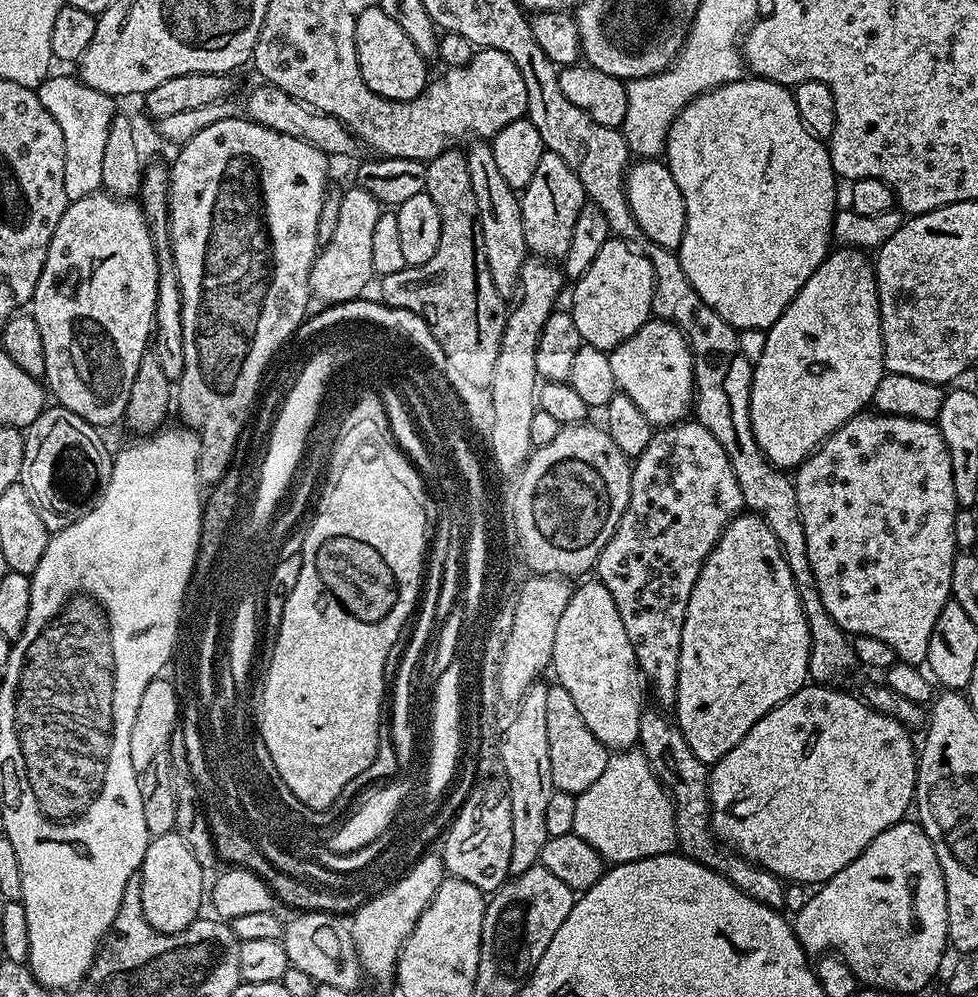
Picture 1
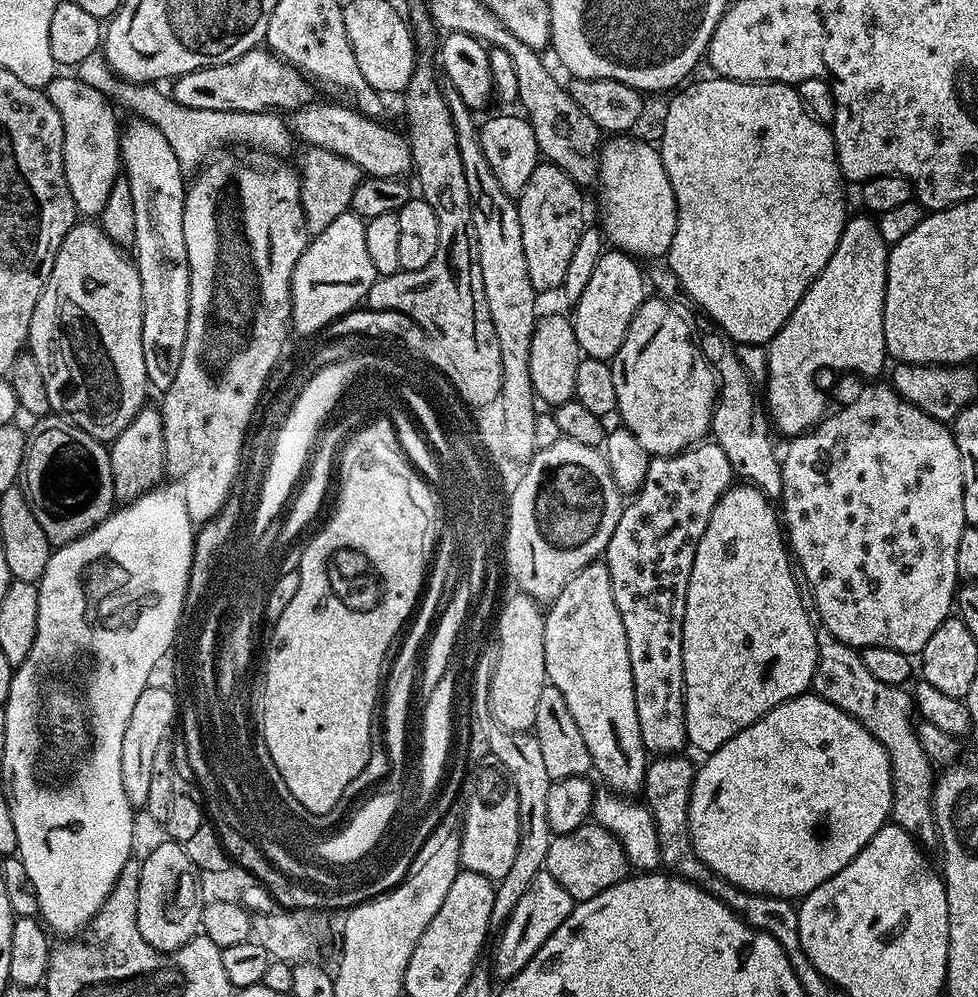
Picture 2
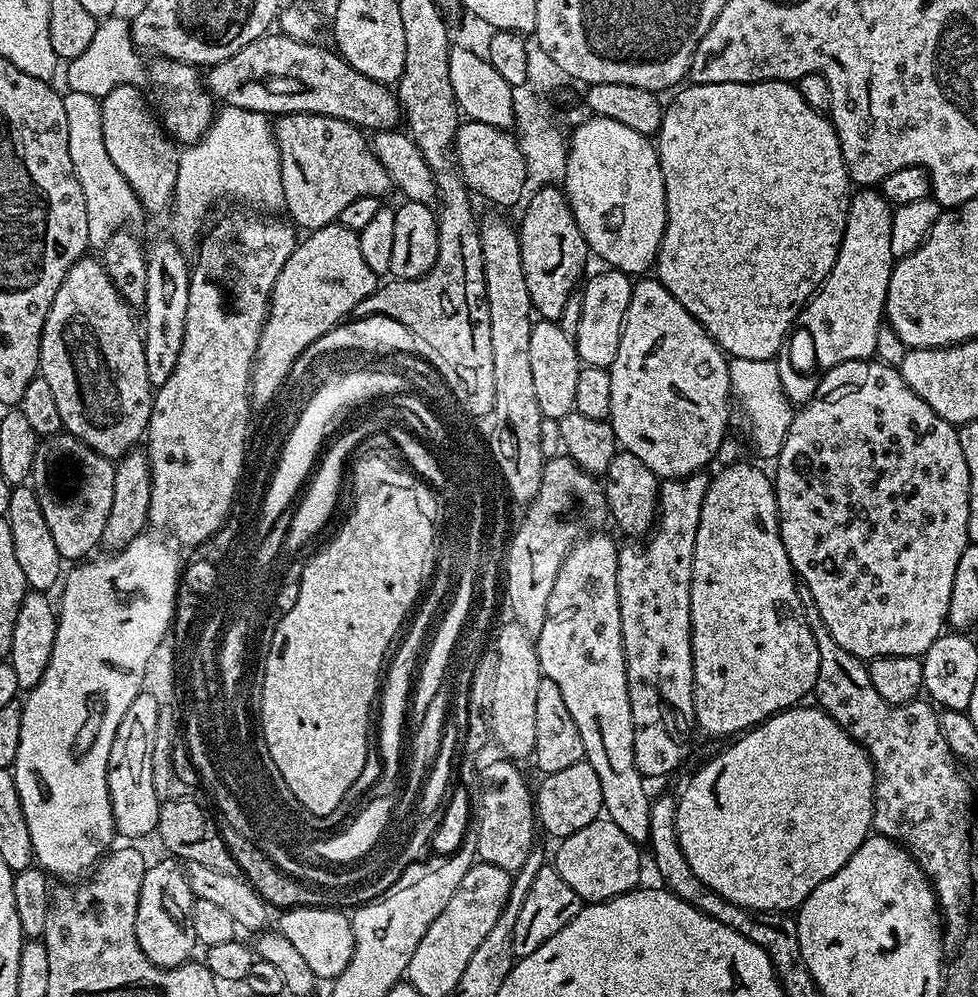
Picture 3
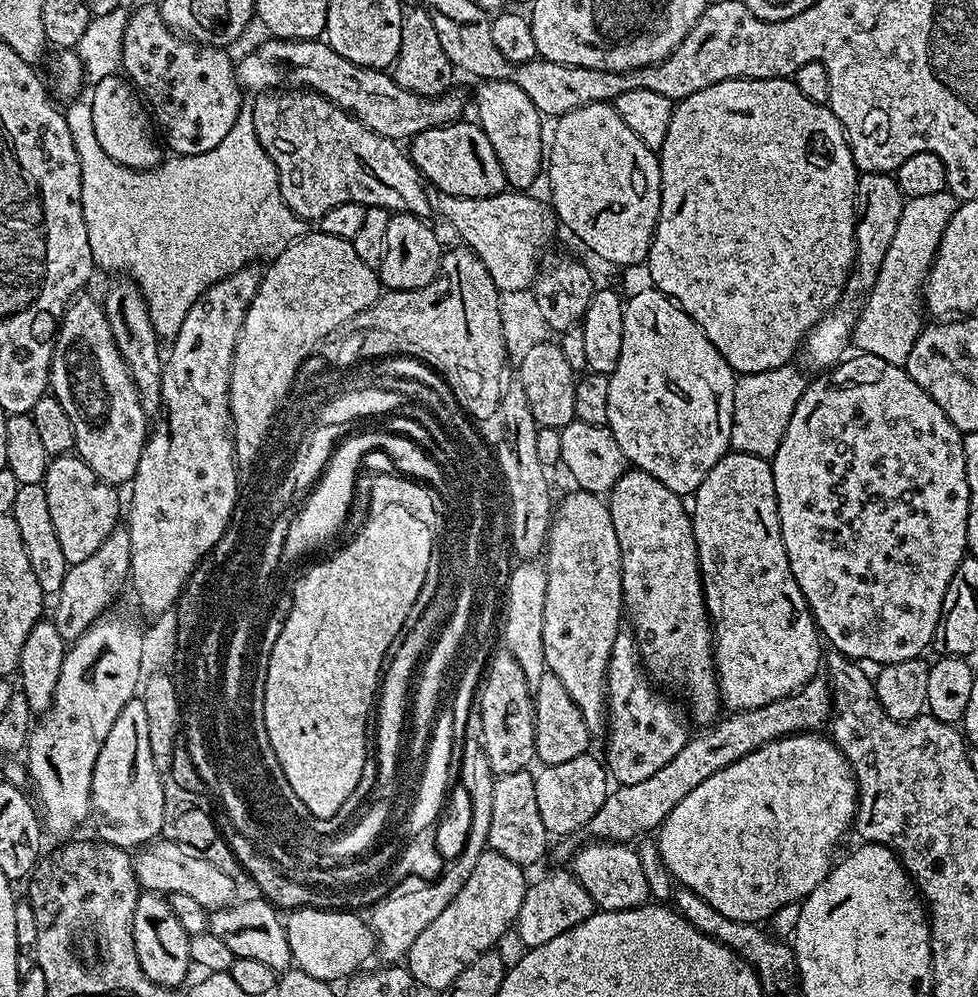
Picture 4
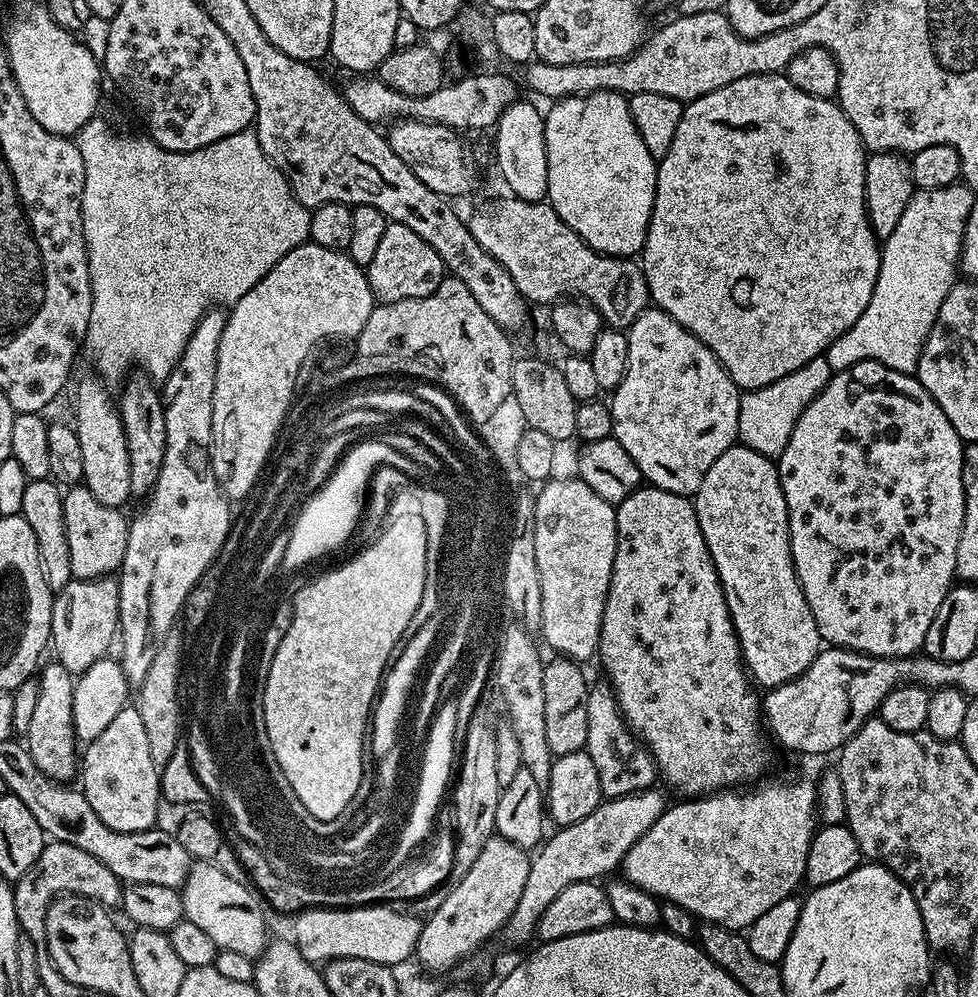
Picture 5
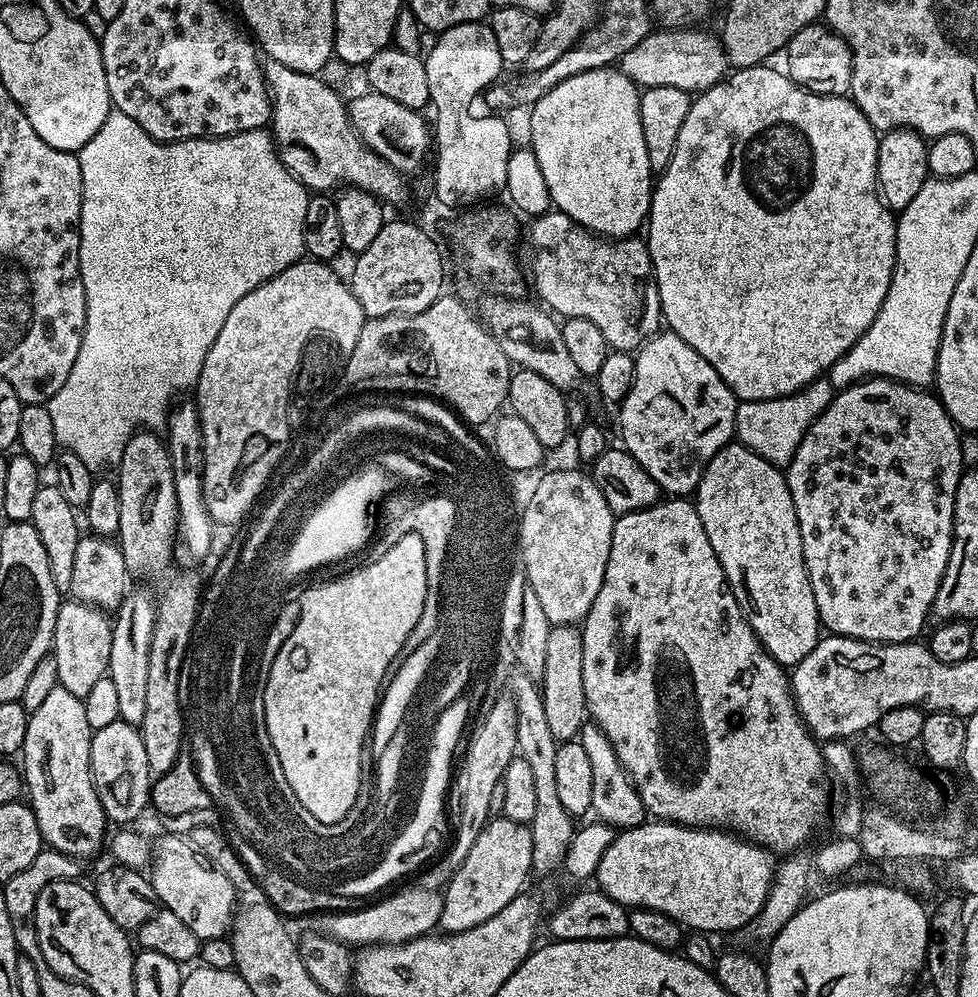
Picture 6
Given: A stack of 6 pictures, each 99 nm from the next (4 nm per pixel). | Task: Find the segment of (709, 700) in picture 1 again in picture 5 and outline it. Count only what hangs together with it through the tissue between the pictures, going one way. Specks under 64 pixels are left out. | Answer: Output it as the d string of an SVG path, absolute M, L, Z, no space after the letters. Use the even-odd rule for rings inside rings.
M731 446L706 472L694 495L694 503L698 526L702 526L702 538L706 538L710 558L724 587L724 597L740 643L743 667L757 685L761 684L761 689L776 688L805 672L822 650L814 614L810 614L810 606L794 570L786 498L782 494L777 465L760 452Z

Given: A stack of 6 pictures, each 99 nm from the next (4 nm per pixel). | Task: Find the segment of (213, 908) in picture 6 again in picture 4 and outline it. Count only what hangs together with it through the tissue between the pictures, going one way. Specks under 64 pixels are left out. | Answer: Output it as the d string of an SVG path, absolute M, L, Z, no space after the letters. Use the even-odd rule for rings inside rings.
M263 897L241 899L226 908L215 909L208 917L208 927L222 942L226 942L233 957L256 958L278 974L287 971L293 963L286 936L286 929L277 909Z

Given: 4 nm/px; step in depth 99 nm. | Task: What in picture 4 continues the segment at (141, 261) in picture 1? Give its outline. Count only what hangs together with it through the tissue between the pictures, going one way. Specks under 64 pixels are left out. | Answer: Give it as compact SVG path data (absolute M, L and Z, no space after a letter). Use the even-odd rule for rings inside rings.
M81 294L64 311L64 317L56 330L56 340L52 344L50 392L58 398L58 402L62 402L70 423L74 425L75 455L82 457L86 466L90 466L90 470L94 470L94 474L98 474L98 478L107 484L121 486L132 481L142 458L144 444L150 435L150 424L142 410L138 390L130 378L130 370L114 342L104 305L99 299L91 300L88 294Z

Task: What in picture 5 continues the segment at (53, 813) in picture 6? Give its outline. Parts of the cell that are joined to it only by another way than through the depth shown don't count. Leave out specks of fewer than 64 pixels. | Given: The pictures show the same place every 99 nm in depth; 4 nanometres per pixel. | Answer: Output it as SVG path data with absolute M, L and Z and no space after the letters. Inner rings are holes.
M45 663L38 672L38 703L26 733L26 747L38 770L55 782L68 782L78 772L78 737L74 726L74 676L61 664Z

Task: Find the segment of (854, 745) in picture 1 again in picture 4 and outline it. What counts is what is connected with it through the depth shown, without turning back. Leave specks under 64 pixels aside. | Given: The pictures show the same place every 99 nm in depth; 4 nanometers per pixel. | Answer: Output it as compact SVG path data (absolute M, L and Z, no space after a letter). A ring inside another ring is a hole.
M802 732L783 736L781 740L770 742L766 746L746 754L746 758L738 758L738 762L730 762L730 766L710 774L710 778L706 778L706 782L702 782L702 786L694 786L694 790L690 790L690 794L686 794L686 798L682 798L682 802L678 802L678 806L674 806L674 810L670 810L670 814L658 829L655 841L666 870L679 887L689 888L694 894L698 894L698 898L702 898L702 902L710 902L710 906L714 906L714 910L718 910L718 914L722 914L726 918L734 918L734 922L760 924L767 916L774 915L779 908L803 901L805 896L809 896L828 877L834 864L832 851L835 850L836 843L847 832L850 832L855 819L856 779L852 773L852 767L846 762L846 758L838 750L836 743L827 735Z

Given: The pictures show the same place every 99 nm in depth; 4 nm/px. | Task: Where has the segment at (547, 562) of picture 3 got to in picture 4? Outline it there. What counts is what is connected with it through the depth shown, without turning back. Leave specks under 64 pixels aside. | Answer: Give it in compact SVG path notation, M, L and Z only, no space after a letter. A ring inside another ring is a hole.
M520 562L511 569L504 601L504 648L522 666L529 686L534 686L546 670L544 643L542 642L542 618L546 606L546 582L548 574L540 562Z

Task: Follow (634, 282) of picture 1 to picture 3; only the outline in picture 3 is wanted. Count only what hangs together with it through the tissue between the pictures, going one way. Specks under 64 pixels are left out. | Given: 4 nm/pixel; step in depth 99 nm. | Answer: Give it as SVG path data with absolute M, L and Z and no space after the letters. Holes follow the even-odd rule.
M603 271L588 285L583 285L582 316L574 339L581 365L609 369L618 354L619 339L622 338L624 319L630 306L633 281L625 273Z

